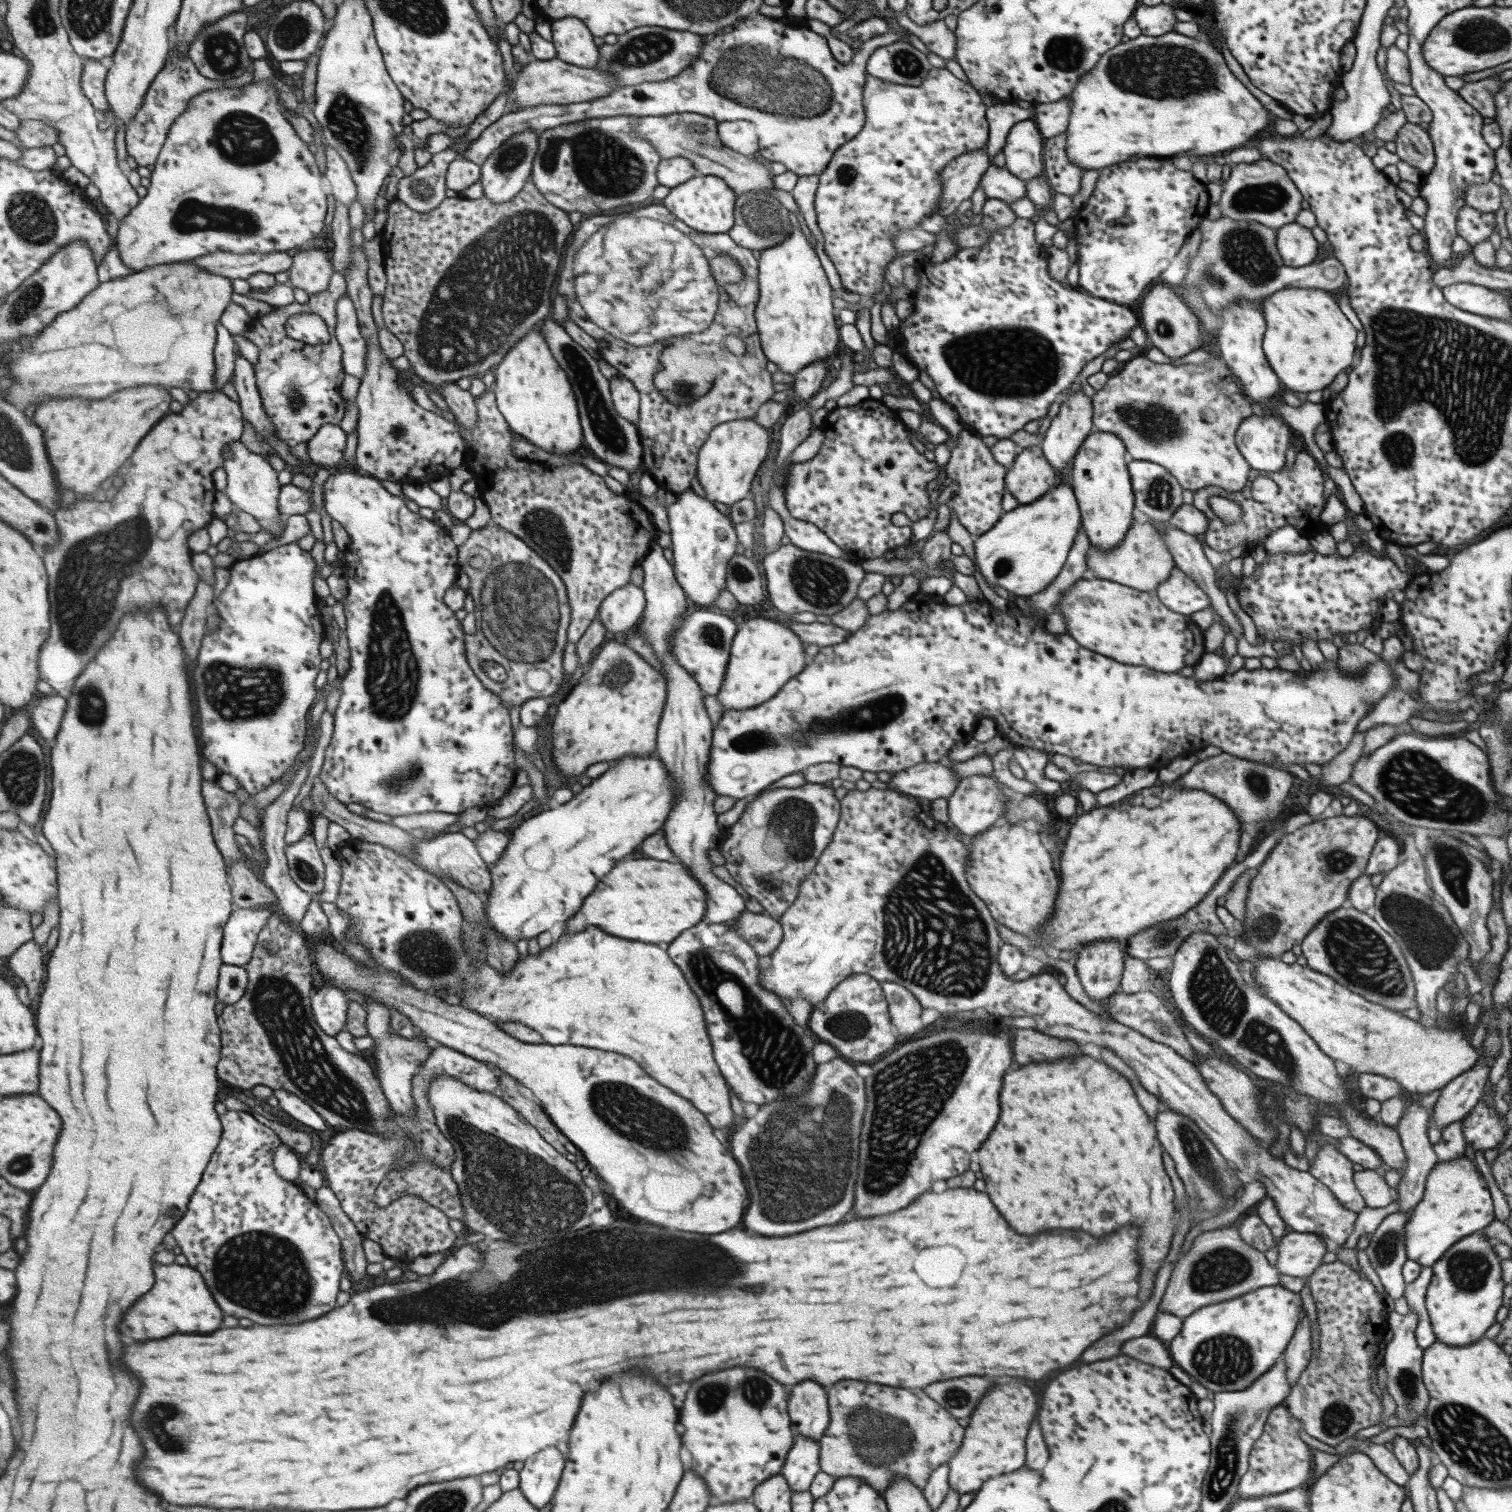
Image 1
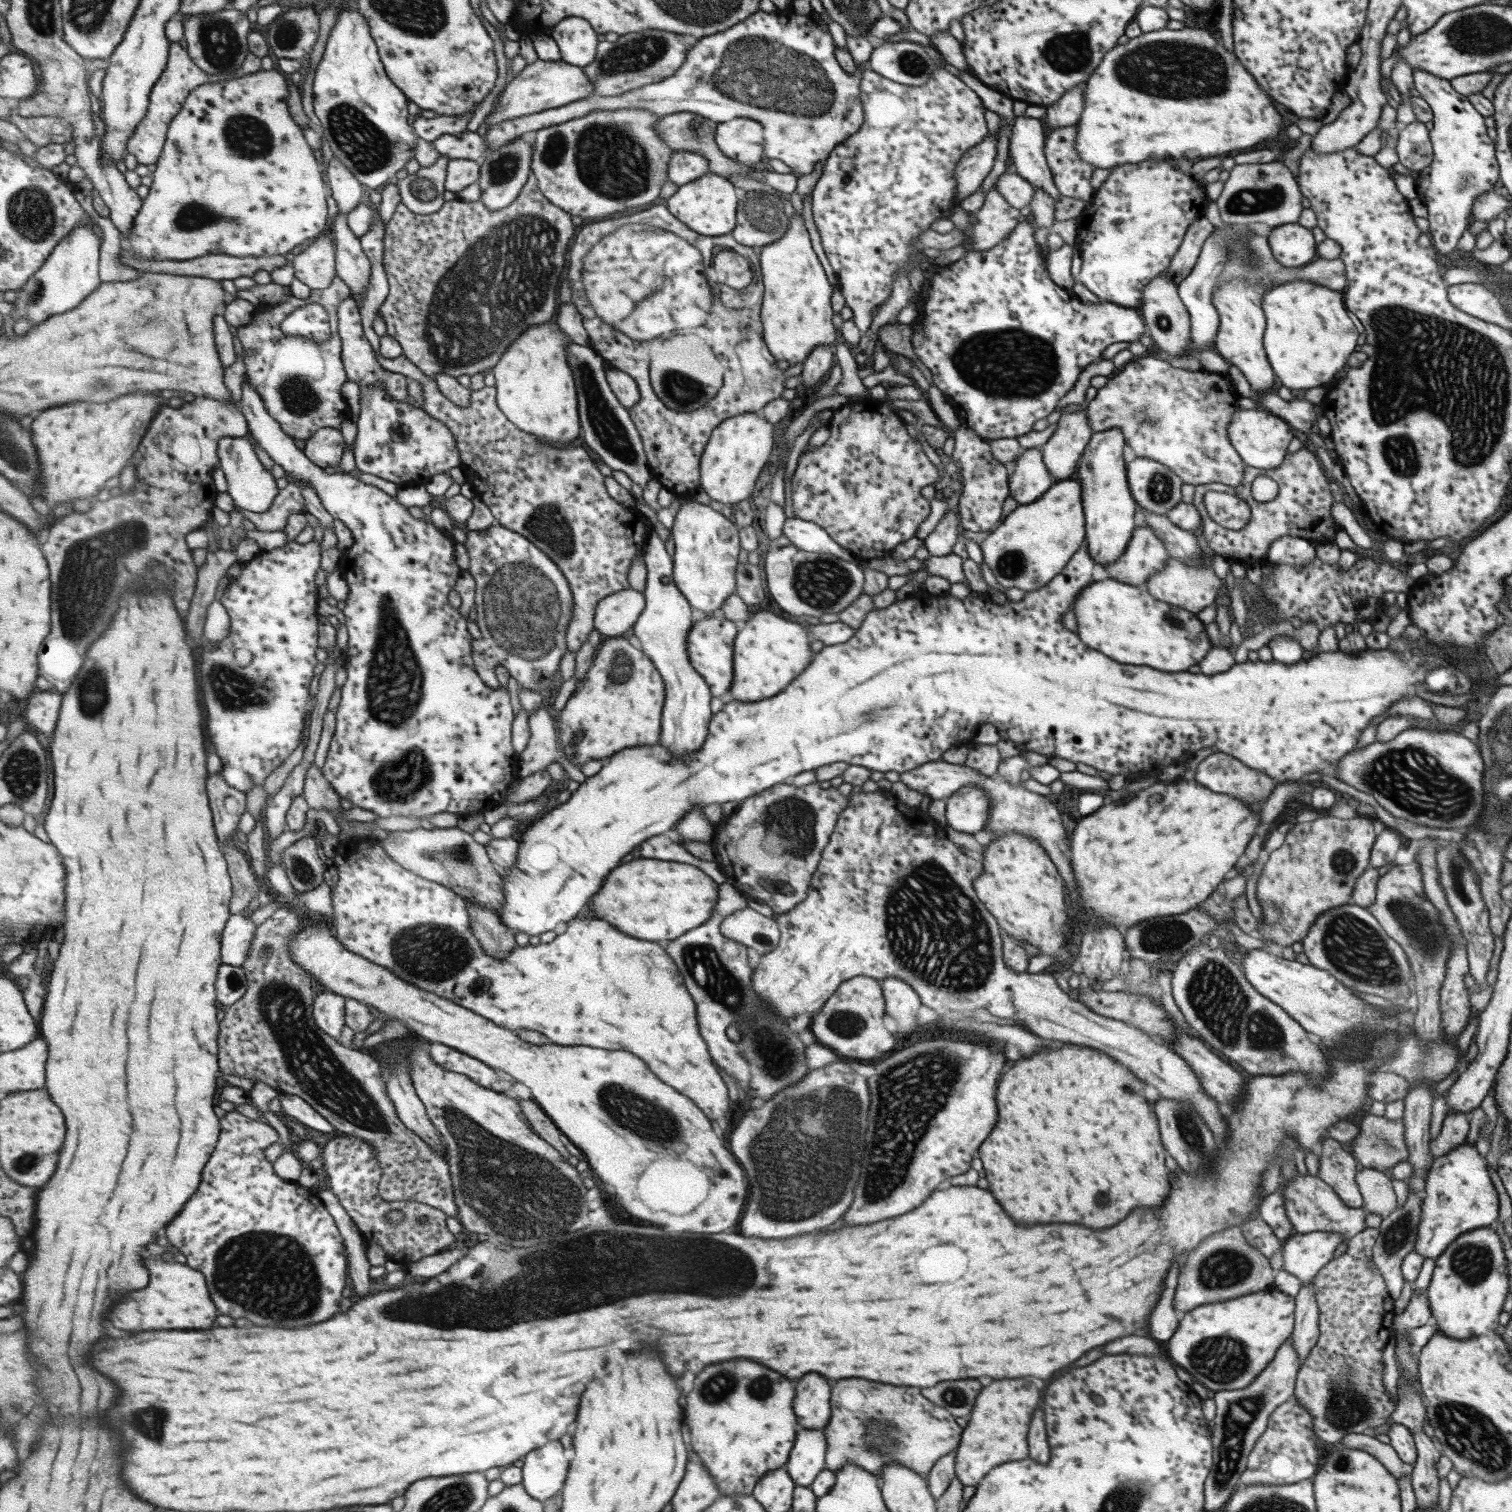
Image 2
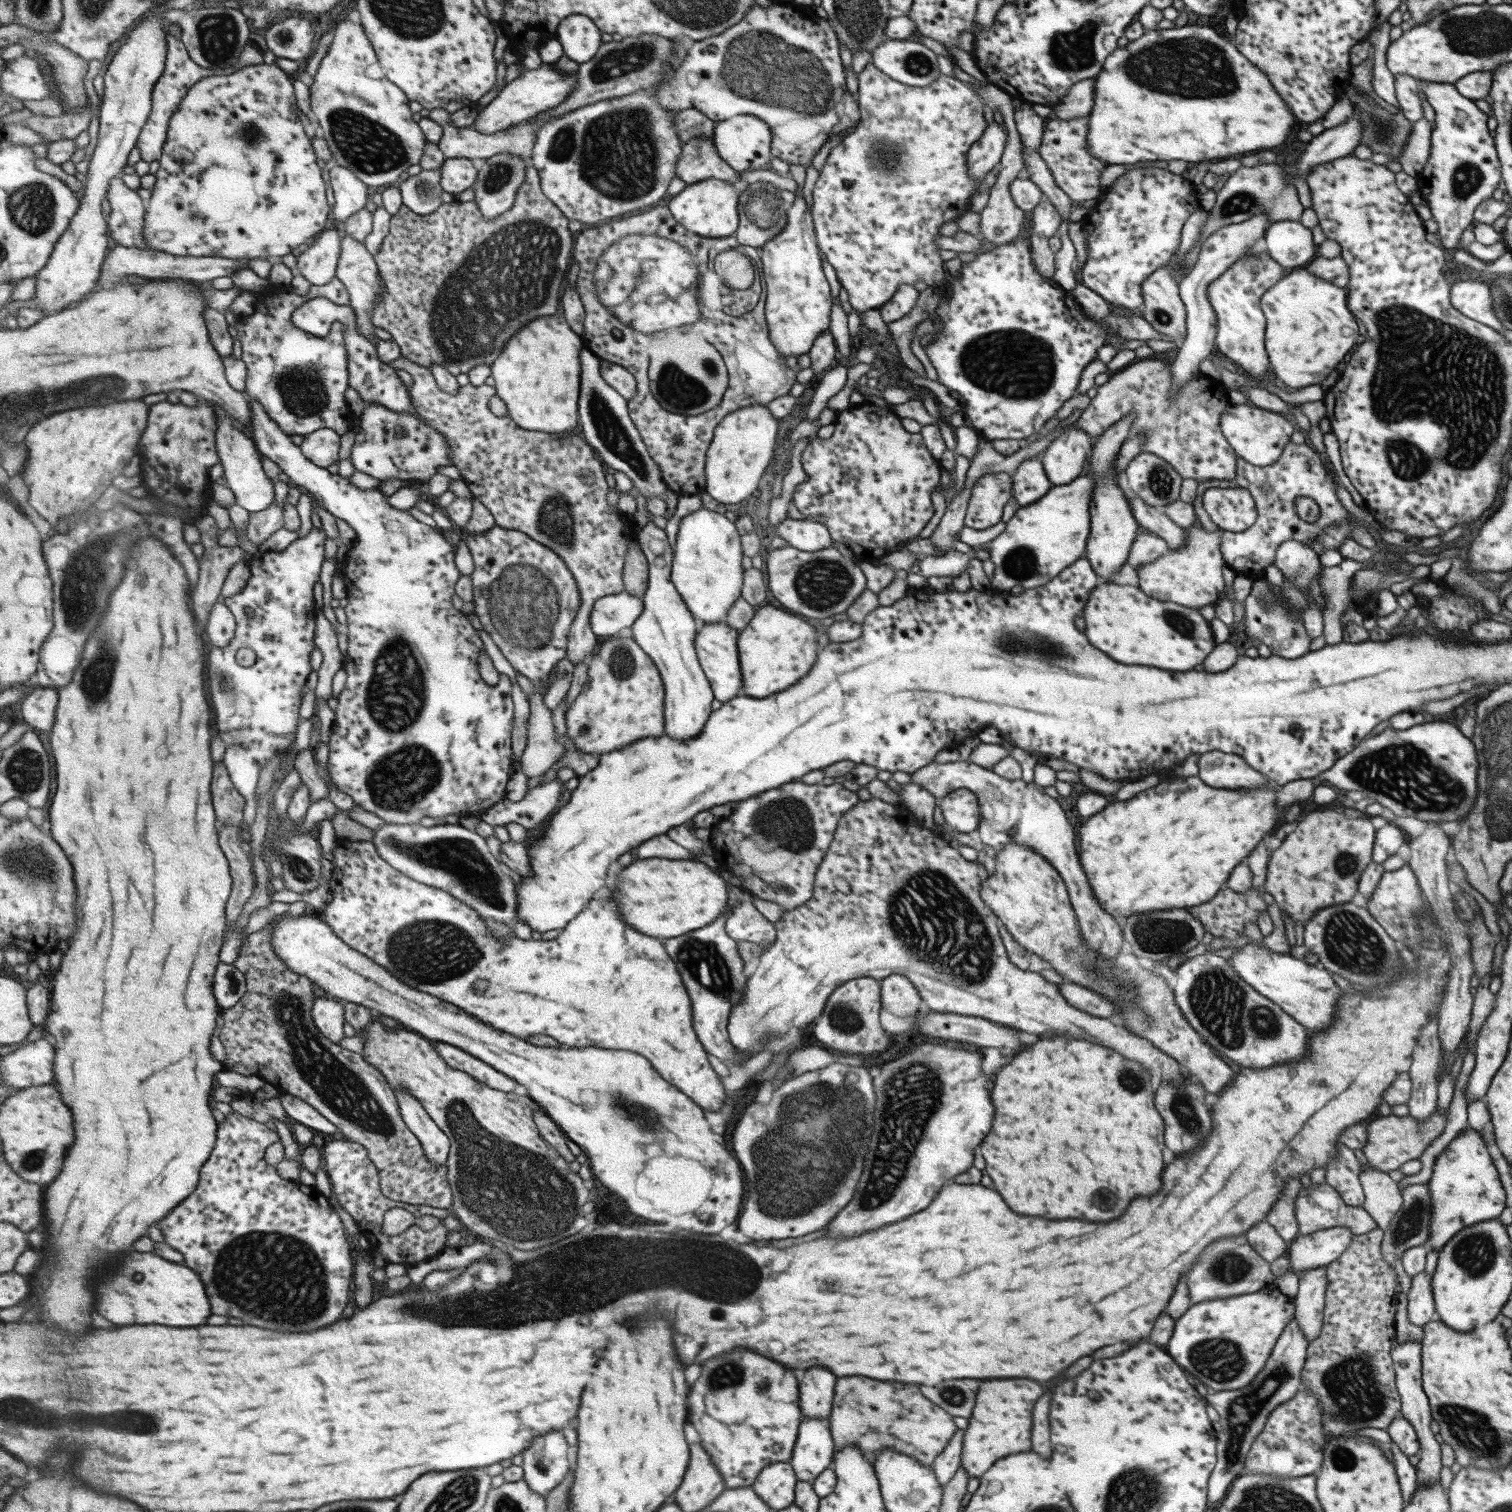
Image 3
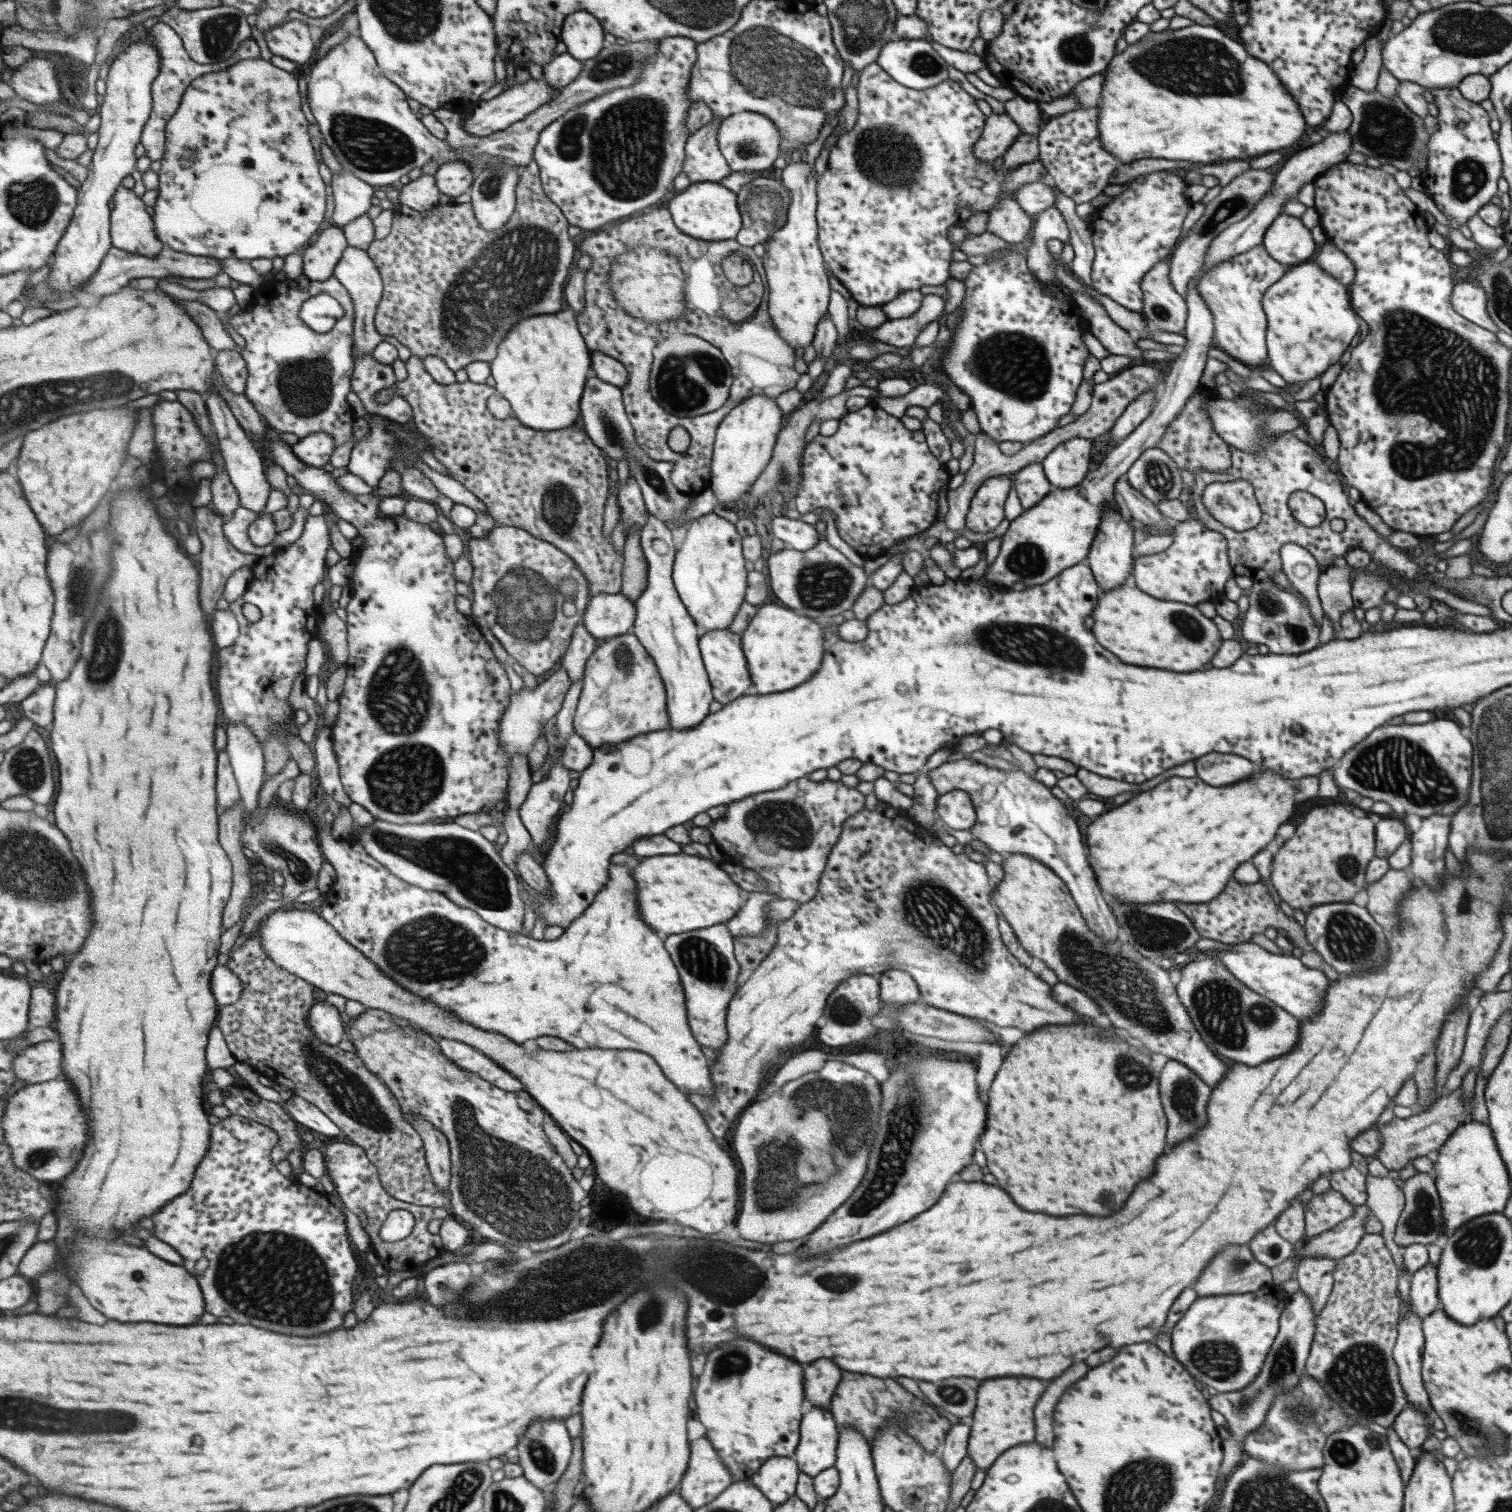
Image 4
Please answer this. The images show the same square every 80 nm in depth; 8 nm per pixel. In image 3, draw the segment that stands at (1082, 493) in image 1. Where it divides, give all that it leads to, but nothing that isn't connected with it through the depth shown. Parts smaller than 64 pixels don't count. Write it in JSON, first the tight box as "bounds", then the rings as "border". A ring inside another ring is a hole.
{"bounds":[1084,415,1137,582],"border":[[[1133,415],[1125,416],[1121,422],[1106,428],[1099,439],[1092,445],[1089,472],[1086,475],[1094,478],[1092,499],[1089,501],[1090,529],[1086,540],[1084,556],[1089,561],[1093,572],[1101,576],[1105,582],[1111,582],[1109,578],[1120,571],[1120,567],[1126,562],[1128,552],[1137,532],[1137,521],[1131,514],[1126,496],[1117,486],[1117,481],[1112,470],[1112,464],[1122,442],[1129,436],[1129,427],[1133,423]]]}

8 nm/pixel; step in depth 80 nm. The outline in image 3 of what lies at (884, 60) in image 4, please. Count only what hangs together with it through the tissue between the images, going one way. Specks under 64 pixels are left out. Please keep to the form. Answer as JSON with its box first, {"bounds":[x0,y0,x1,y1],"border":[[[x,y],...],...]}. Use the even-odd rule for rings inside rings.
{"bounds":[870,39,940,88],"border":[[[888,39],[872,50],[870,62],[895,82],[923,88],[940,75],[935,56],[915,39]]]}

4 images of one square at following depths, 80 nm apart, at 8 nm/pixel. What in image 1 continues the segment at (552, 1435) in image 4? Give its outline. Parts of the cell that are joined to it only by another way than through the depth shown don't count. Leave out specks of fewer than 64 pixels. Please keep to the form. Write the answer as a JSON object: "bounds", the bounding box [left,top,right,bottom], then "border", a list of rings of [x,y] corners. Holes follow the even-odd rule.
{"bounds":[520,1446,567,1510],"border":[[[555,1446],[524,1461],[524,1467],[520,1470],[520,1489],[540,1510],[554,1500],[566,1463],[567,1456]]]}

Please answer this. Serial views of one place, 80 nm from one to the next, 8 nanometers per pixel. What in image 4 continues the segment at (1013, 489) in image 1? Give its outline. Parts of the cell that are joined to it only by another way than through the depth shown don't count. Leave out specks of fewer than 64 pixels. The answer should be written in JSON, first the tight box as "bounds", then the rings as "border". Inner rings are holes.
{"bounds":[1013,462,1051,509],"border":[[[1031,462],[1021,467],[1015,473],[1013,484],[1023,509],[1037,504],[1051,490],[1039,462]]]}

